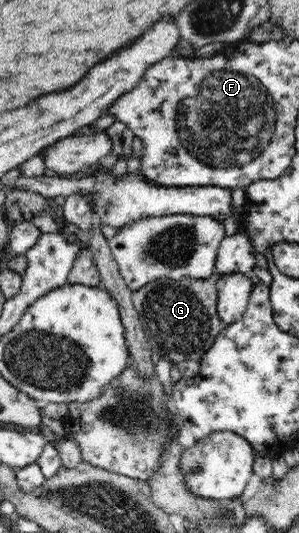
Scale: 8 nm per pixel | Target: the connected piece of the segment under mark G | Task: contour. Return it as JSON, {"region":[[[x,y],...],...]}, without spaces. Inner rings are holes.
{"region":[[[217,276],[173,279],[158,278],[132,291],[132,301],[140,314],[140,325],[154,354],[160,354],[173,364],[182,360],[199,360],[213,344],[215,336],[225,326],[219,318]]]}

